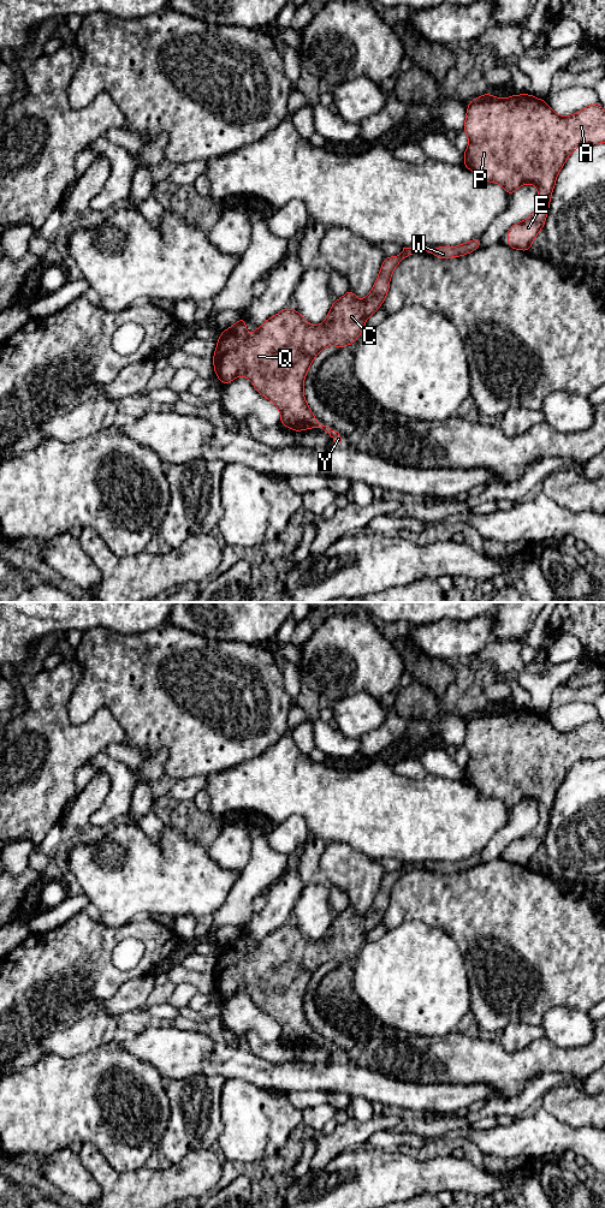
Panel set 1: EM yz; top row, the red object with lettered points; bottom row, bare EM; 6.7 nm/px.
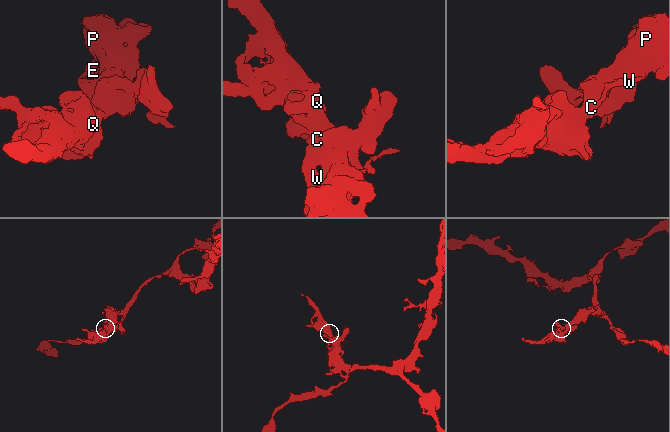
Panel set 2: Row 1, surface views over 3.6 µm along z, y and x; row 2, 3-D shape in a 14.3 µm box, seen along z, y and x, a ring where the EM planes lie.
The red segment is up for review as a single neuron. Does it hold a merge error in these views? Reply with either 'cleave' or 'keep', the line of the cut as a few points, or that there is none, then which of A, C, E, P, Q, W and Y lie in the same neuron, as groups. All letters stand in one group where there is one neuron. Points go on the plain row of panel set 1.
keep; cut none; groups A C E P Q W Y

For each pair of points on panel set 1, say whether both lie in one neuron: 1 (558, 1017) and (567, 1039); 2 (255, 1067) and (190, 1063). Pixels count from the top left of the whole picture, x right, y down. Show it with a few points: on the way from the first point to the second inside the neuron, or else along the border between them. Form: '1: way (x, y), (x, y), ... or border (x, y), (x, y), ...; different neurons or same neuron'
1: way (559, 1022), (567, 1030), (567, 1034); same neuron
2: way (239, 1065), (206, 1063); same neuron

